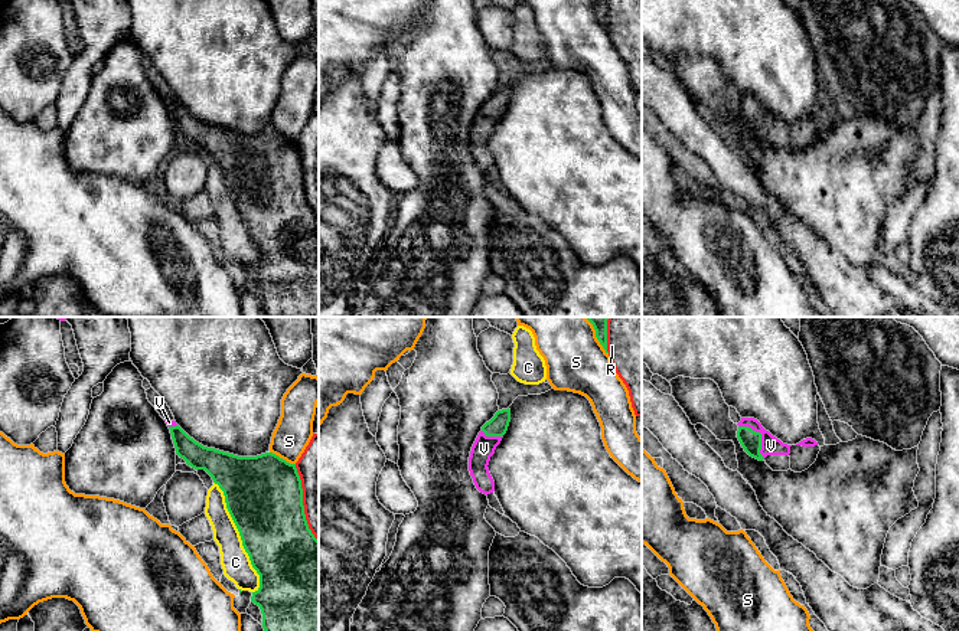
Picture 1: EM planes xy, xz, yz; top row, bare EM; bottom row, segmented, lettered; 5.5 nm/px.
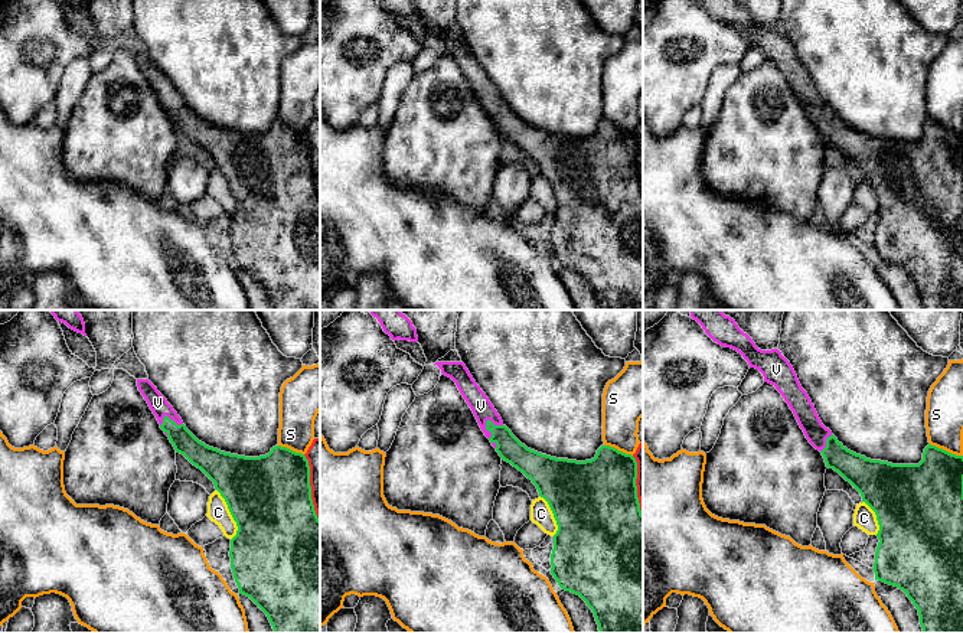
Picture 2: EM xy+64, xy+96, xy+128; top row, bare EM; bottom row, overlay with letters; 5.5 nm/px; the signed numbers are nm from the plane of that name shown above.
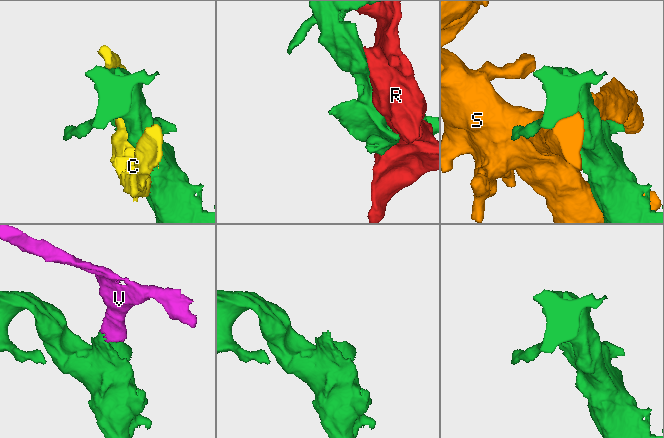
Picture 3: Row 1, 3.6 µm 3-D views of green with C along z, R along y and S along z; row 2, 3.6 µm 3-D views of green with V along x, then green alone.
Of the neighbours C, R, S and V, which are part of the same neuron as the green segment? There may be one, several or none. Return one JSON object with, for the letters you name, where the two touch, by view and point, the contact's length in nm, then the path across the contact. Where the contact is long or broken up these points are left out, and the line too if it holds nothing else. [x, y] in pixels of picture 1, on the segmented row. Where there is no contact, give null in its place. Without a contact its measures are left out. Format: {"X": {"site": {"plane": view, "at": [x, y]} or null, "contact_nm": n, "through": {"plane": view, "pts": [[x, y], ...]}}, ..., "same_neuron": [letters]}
{"V": {"site": {"plane": "yz", "at": [760, 435]}, "contact_nm": 240, "through": {"plane": "yz", "pts": [[750, 440], [760, 435], [770, 445]]}}, "same_neuron": ["V"]}

